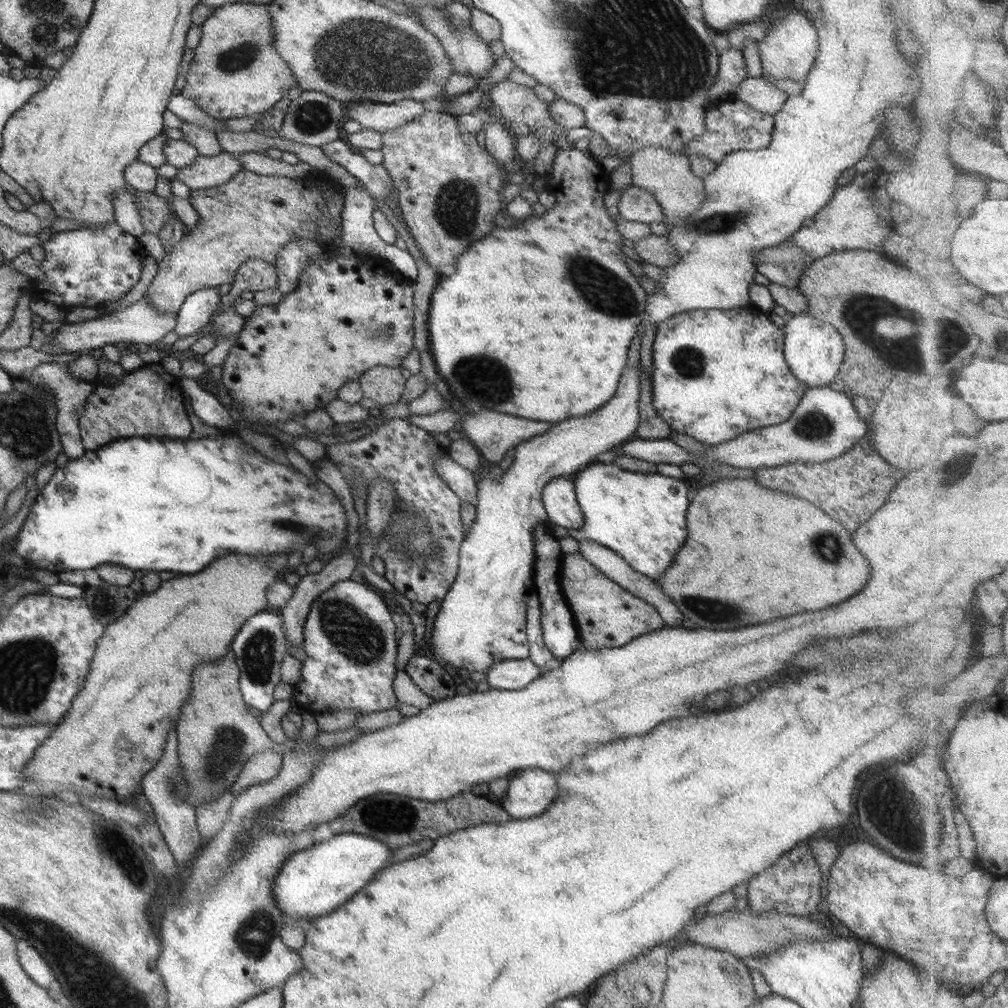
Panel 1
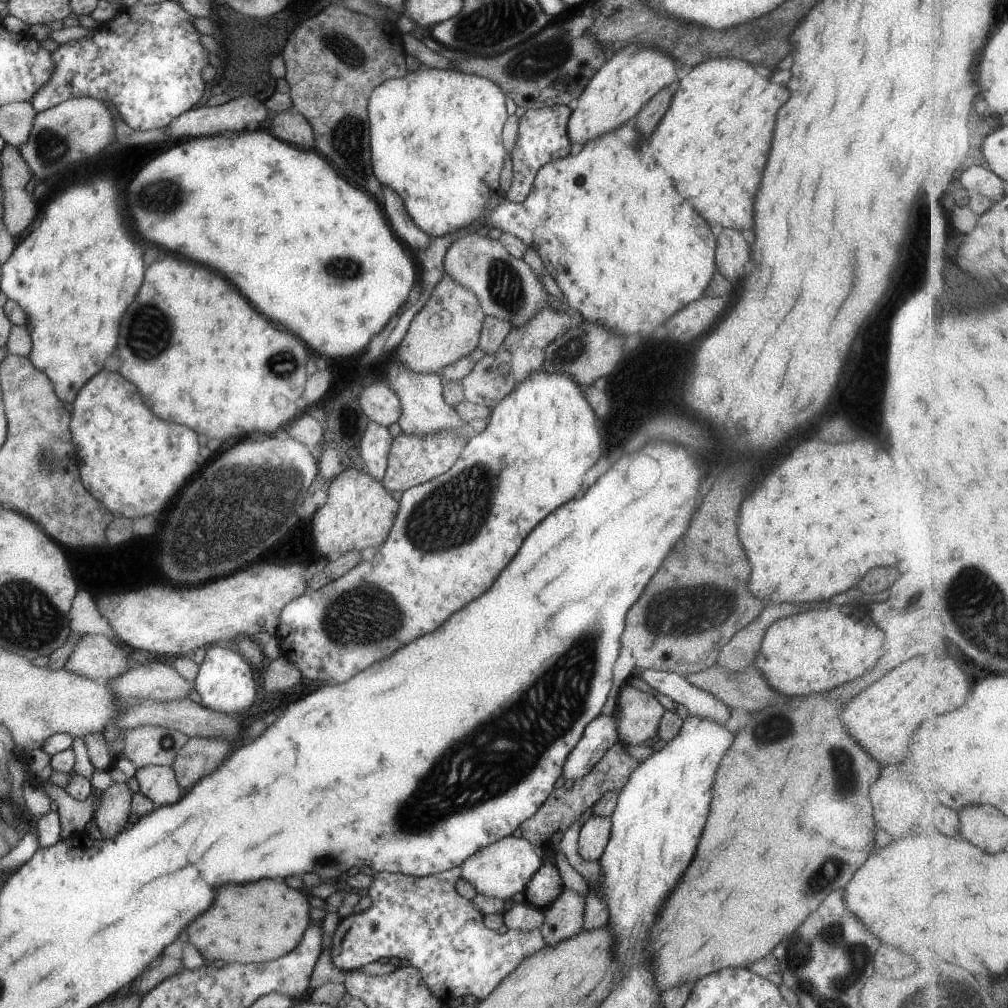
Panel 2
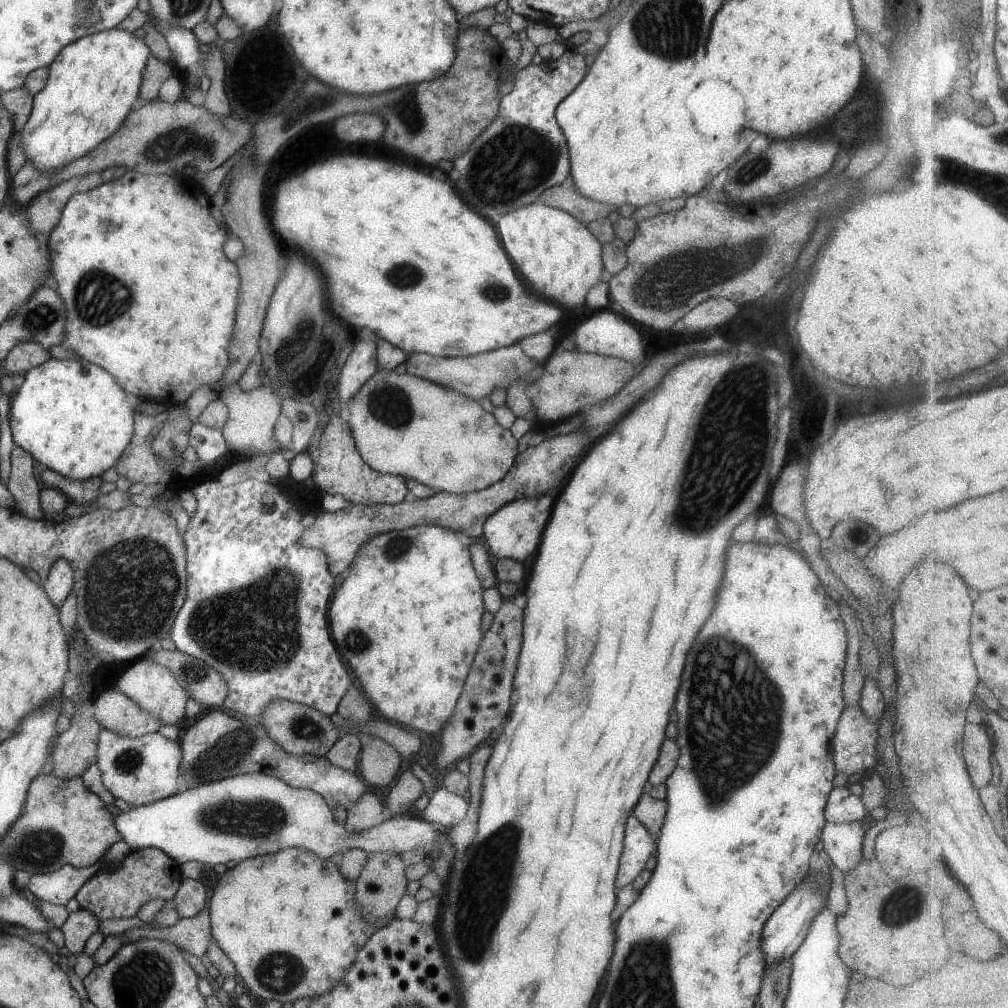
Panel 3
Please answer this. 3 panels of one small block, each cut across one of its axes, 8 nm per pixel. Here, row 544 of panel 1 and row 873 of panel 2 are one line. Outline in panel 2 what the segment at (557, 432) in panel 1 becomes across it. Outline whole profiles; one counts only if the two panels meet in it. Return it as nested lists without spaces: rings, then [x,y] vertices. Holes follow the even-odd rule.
[[[507,835],[500,838],[465,858],[460,864],[460,878],[471,884],[477,893],[486,897],[507,900],[517,892],[524,892],[537,867],[541,864],[542,858],[537,856],[530,842],[523,837]]]

